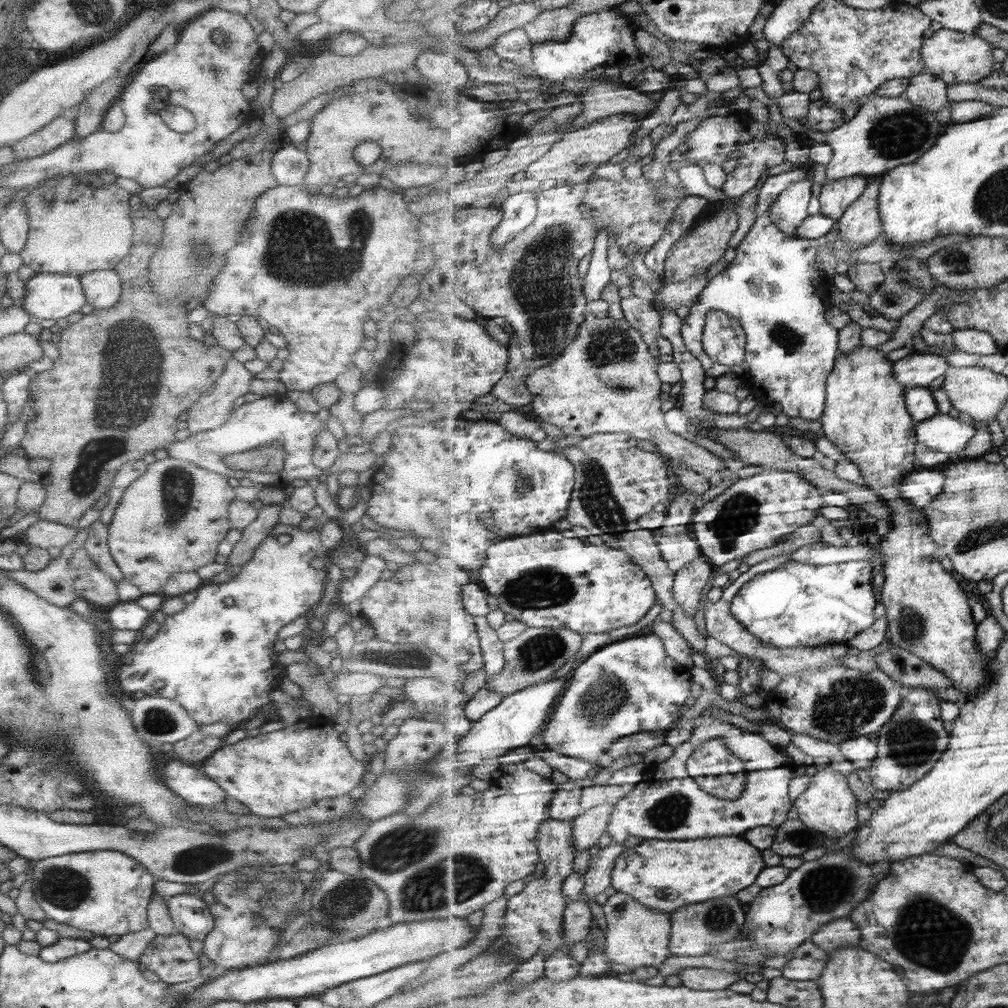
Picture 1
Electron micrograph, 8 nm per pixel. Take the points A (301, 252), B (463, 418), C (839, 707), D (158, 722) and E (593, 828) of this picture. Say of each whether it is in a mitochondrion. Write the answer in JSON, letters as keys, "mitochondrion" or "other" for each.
{"A":"mitochondrion","B":"other","C":"mitochondrion","D":"mitochondrion","E":"other"}

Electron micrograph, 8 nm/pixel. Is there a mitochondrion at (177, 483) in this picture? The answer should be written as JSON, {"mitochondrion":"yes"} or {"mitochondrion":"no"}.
{"mitochondrion":"yes"}

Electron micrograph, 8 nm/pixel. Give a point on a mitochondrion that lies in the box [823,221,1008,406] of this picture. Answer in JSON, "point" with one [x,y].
{"point":[957,262]}

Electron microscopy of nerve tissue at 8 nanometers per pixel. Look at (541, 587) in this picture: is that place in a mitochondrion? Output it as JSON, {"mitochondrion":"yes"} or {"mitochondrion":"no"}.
{"mitochondrion":"yes"}

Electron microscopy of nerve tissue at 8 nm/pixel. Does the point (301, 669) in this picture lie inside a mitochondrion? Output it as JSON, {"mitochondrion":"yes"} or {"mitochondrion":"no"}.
{"mitochondrion":"no"}

